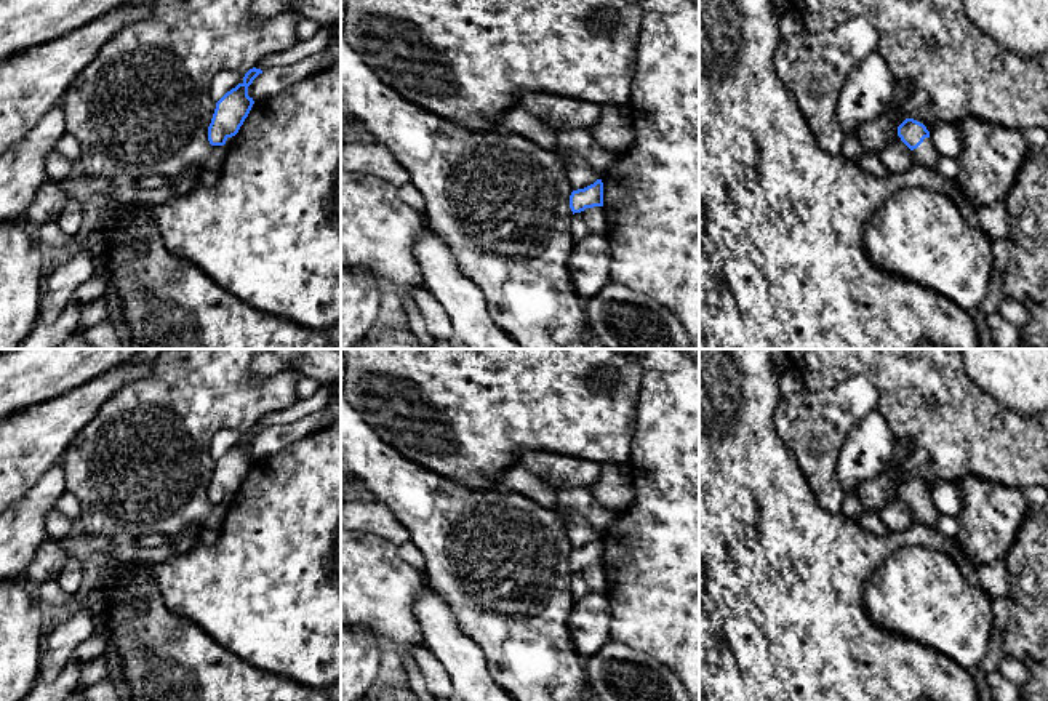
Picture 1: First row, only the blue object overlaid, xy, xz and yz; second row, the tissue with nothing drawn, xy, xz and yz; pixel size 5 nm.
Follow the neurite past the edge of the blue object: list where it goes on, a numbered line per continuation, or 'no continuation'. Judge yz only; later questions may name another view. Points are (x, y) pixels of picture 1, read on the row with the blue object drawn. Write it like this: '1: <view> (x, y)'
1: yz (925, 154)

